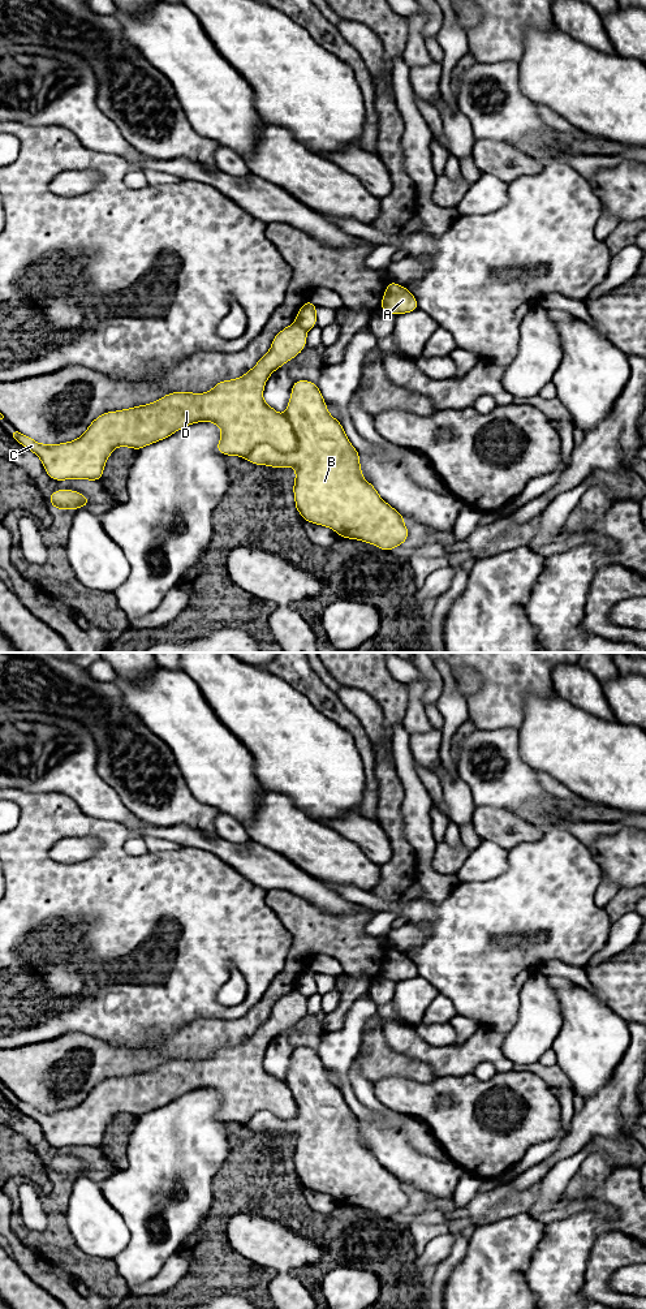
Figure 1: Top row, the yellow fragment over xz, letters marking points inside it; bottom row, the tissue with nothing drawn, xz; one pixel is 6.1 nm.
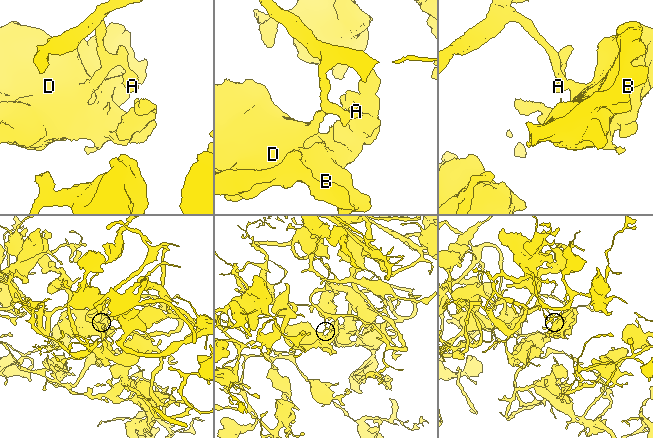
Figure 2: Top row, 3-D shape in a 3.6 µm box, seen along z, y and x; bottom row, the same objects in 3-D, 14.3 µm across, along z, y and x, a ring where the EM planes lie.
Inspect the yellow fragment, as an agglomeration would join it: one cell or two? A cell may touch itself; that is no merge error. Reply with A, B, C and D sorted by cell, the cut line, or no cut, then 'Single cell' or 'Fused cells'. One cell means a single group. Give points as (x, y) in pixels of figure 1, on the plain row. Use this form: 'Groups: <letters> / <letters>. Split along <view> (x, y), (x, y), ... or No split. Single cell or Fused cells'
Groups: A / B C D. Split along xz (296, 989), (305, 998). Fused cells

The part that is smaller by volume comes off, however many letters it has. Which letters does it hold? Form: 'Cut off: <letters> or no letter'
Cut off: B, C, D

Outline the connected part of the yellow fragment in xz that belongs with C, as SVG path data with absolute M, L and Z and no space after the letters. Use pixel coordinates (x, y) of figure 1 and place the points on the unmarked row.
M293 990L274 1004L270 1019L245 1042L221 1047L210 1059L171 1059L151 1071L103 1080L73 1108L40 1111L17 1095L9 1102L42 1127L49 1145L100 1147L107 1125L115 1115L130 1114L138 1118L189 1091L214 1089L221 1097L216 1112L220 1120L240 1123L255 1132L275 1136L292 1133L296 1137L294 1175L305 1188L327 1193L341 1205L363 1207L391 1218L408 1206L405 1184L386 1170L362 1144L359 1120L346 1105L340 1088L330 1081L318 1052L309 1047L294 1047L284 1081L279 1081L263 1067L270 1042L303 1017L306 1004L306 998Z

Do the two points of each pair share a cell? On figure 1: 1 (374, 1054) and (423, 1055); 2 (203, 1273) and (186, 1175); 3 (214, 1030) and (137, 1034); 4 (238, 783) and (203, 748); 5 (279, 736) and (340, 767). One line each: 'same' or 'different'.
1: different
2: different
3: different
4: same
5: same

